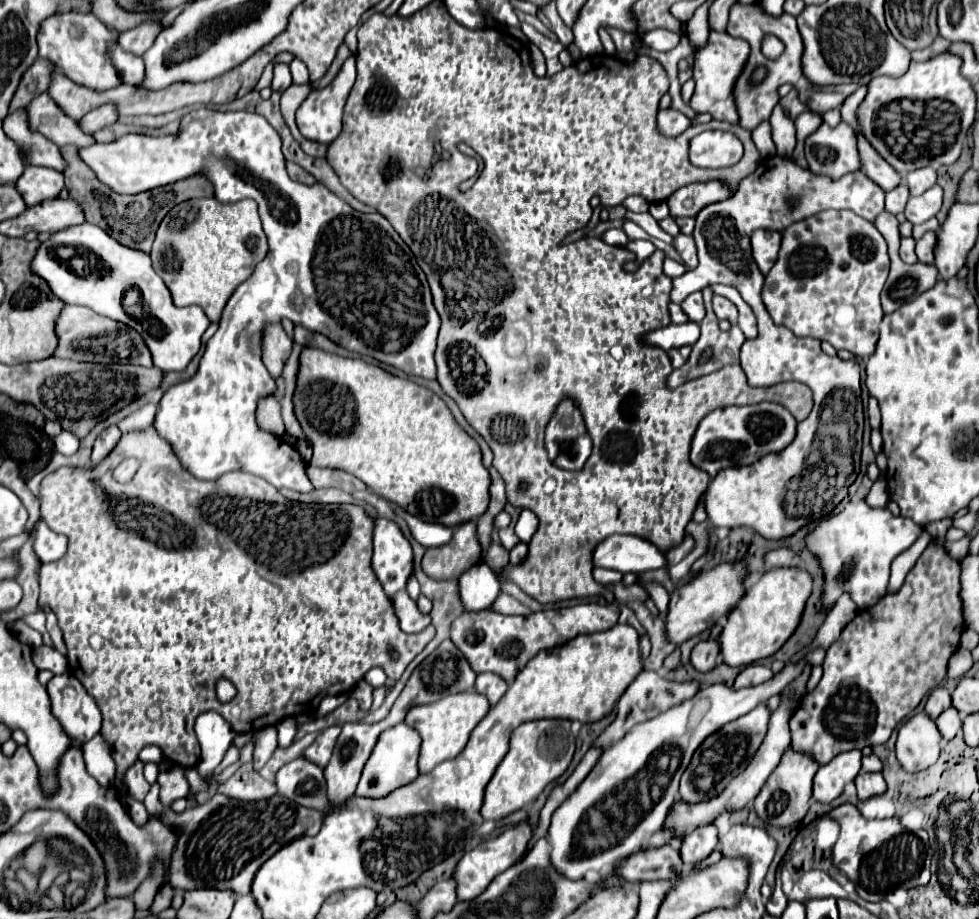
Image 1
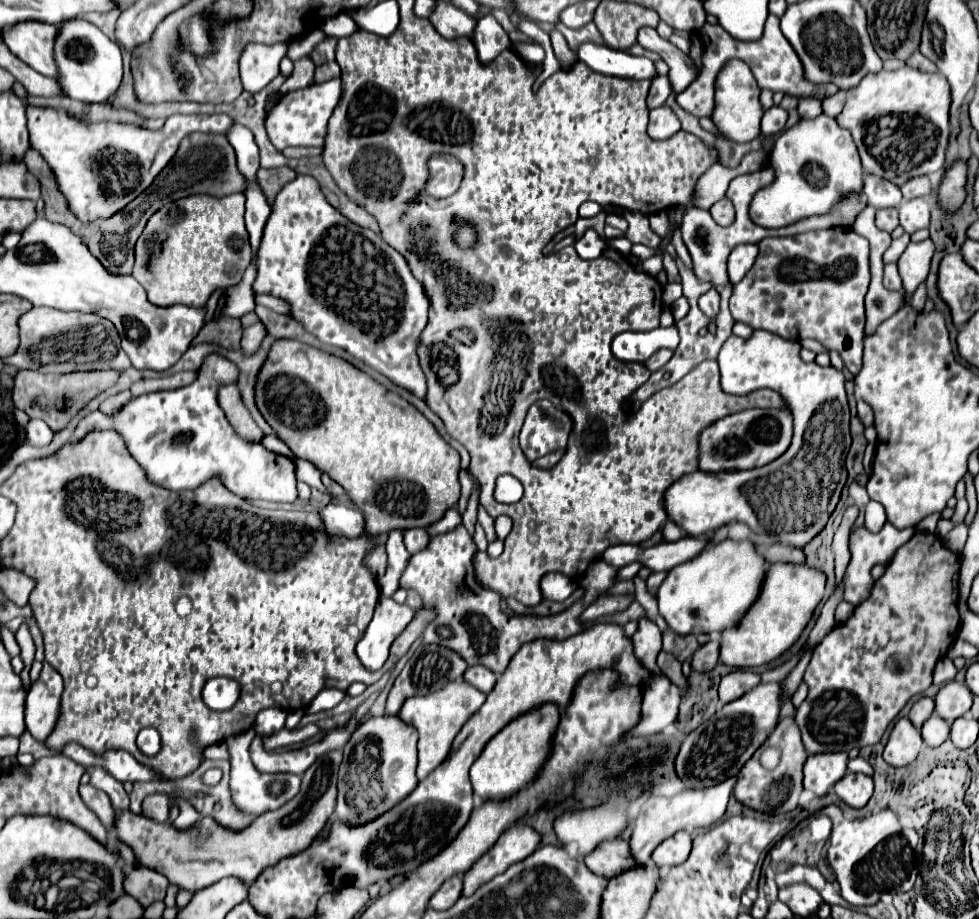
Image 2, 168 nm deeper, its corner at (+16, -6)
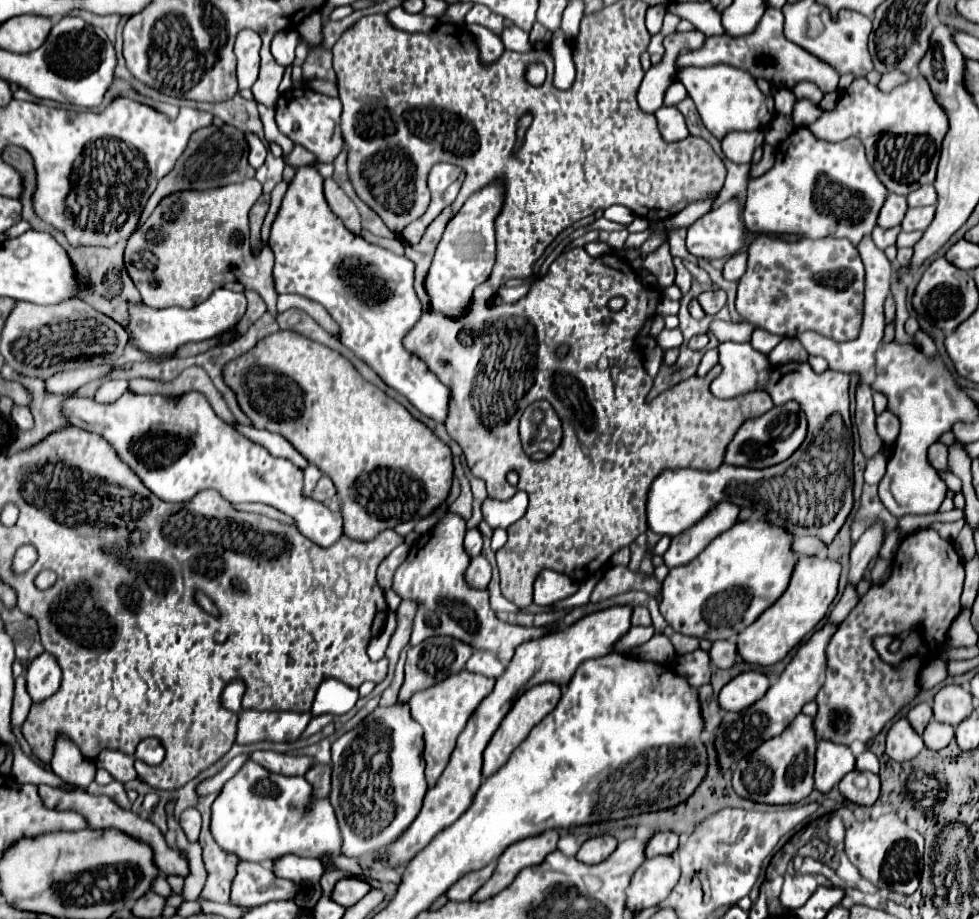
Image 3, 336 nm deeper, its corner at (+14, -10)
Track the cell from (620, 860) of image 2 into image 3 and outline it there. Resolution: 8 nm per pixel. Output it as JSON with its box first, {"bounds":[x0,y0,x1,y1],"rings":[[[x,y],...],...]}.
{"bounds":[576,836,616,864],"rings":[[[600,836],[600,838],[592,838],[592,840],[586,840],[582,844],[582,848],[578,850],[576,858],[584,864],[600,864],[604,862],[616,848],[616,838],[612,836]]]}

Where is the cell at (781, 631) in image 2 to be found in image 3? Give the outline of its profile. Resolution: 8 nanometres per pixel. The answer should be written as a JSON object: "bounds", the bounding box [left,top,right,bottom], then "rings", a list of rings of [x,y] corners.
{"bounds":[736,556,840,666],"rings":[[[802,556],[794,566],[786,592],[774,602],[772,608],[762,612],[762,616],[754,624],[750,624],[750,628],[738,634],[736,640],[738,656],[748,664],[760,666],[772,666],[780,662],[826,616],[828,606],[832,604],[838,592],[838,578],[840,578],[838,562],[828,558],[820,560],[816,556]]]}

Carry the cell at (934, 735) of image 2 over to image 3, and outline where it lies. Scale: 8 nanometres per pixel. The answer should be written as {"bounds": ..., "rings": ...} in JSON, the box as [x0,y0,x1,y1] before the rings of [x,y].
{"bounds":[922,720,954,750],"rings":[[[932,720],[932,722],[926,726],[922,738],[924,738],[926,748],[930,748],[930,750],[942,750],[942,748],[946,748],[946,746],[950,744],[950,740],[954,738],[954,728],[952,728],[950,724],[942,724],[942,722]]]}

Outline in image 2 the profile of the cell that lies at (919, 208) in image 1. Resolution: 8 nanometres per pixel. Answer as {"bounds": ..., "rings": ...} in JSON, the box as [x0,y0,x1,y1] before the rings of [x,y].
{"bounds":[898,198,932,234],"rings":[[[914,198],[904,202],[898,212],[900,212],[900,226],[912,234],[920,228],[928,228],[930,224],[930,210],[932,210],[932,202],[930,198]]]}

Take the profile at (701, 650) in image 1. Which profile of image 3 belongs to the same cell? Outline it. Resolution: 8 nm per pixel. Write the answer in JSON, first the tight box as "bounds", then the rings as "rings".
{"bounds":[710,640,736,668],"rings":[[[716,640],[710,648],[710,662],[716,668],[730,668],[736,658],[736,644],[732,640]]]}

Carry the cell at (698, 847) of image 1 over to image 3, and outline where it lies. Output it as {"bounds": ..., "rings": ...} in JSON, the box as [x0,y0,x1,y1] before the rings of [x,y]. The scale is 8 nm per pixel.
{"bounds":[646,832,678,858],"rings":[[[658,832],[652,840],[650,840],[650,844],[648,844],[648,848],[646,848],[646,856],[648,858],[654,858],[654,856],[672,856],[676,850],[678,850],[678,834],[674,834],[674,832]]]}

